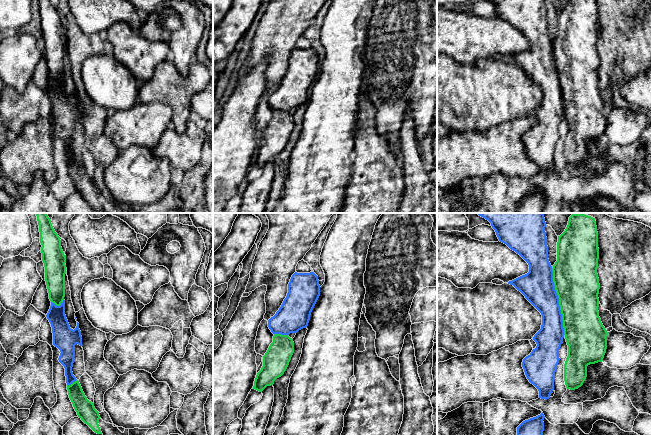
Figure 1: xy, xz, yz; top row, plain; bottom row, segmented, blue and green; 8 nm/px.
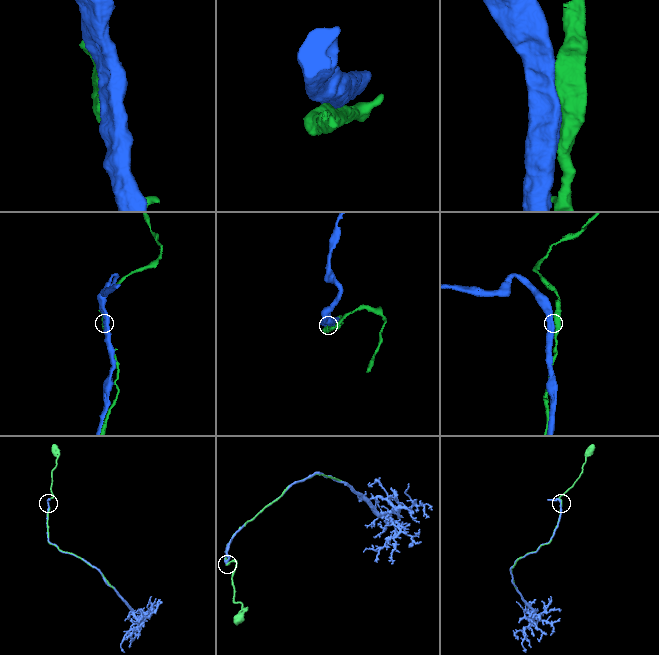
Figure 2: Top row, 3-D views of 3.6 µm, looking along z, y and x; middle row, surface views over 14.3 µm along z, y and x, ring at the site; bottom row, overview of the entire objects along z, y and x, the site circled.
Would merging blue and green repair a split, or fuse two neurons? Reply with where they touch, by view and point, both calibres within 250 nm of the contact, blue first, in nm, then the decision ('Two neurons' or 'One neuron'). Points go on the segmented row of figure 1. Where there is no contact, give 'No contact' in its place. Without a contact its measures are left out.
Touches blue at yz (558, 301). Thickness 260 nm (blue) against 360 nm. One neuron

